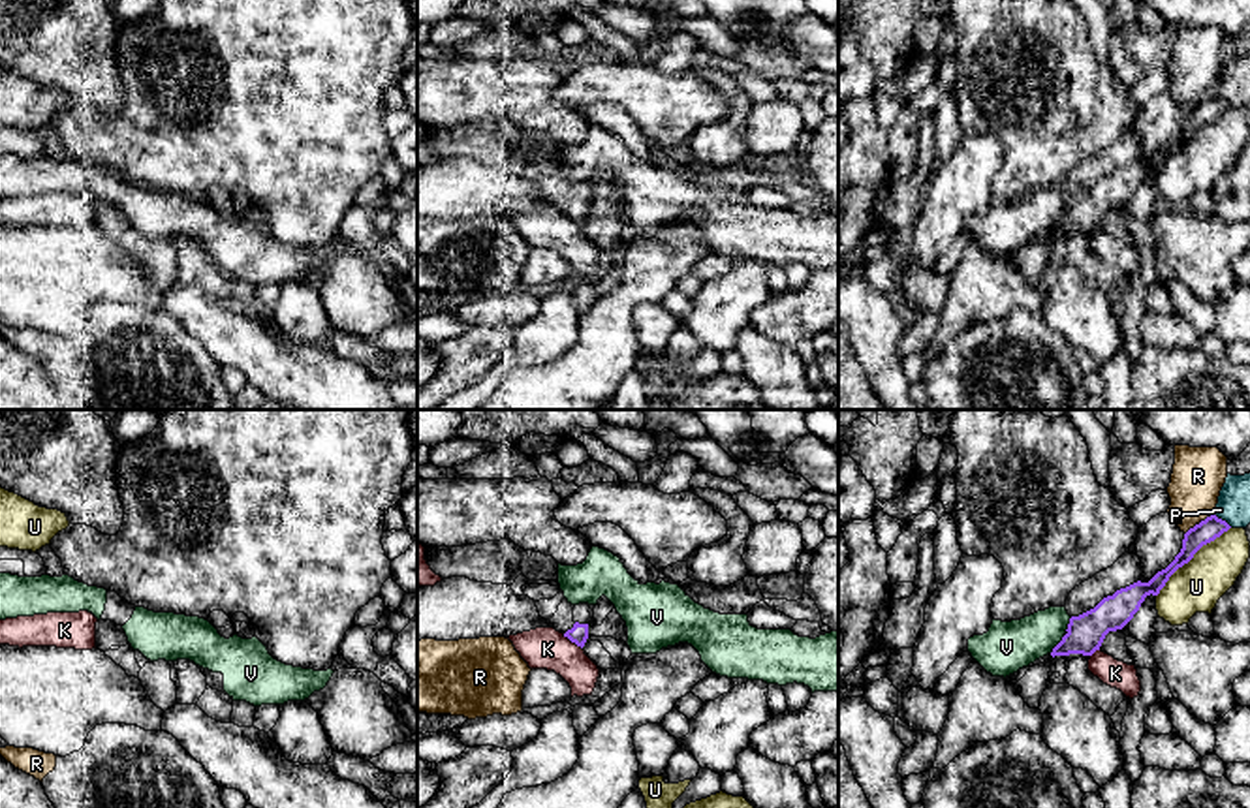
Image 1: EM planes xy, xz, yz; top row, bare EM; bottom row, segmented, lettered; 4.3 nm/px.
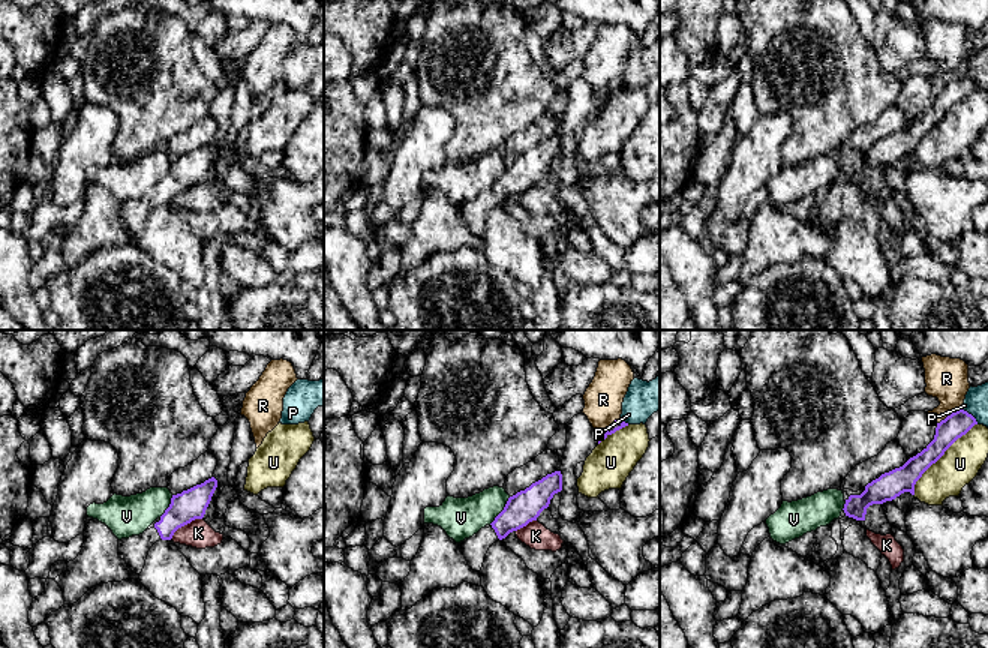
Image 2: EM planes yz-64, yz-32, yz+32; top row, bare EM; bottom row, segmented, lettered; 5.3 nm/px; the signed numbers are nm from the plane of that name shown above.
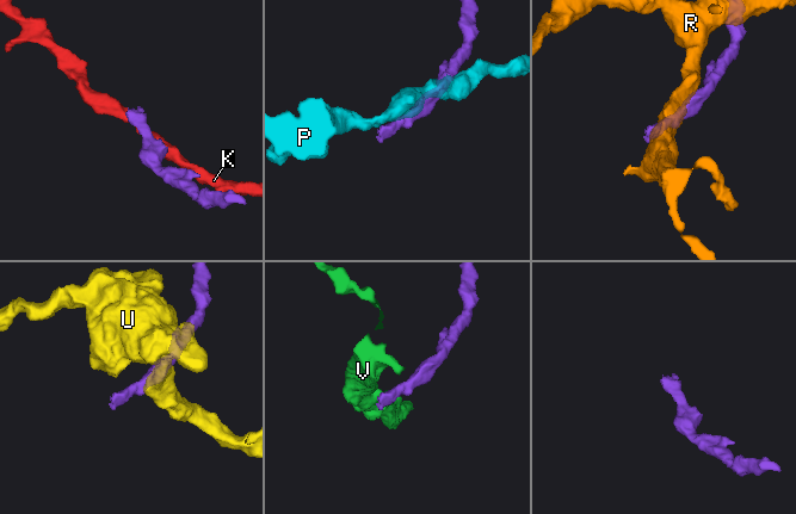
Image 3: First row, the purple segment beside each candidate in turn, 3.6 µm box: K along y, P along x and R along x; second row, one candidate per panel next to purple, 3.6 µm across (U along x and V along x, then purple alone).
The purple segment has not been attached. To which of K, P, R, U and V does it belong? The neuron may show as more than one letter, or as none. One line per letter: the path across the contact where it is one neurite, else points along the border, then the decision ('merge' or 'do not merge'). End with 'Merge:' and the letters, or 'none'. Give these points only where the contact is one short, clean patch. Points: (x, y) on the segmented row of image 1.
K: border xz (562, 634), (581, 649); do not merge
P: do not merge
R: do not merge
U: do not merge
V: border yz (1064, 636), (1049, 652); do not merge
Merge: none

